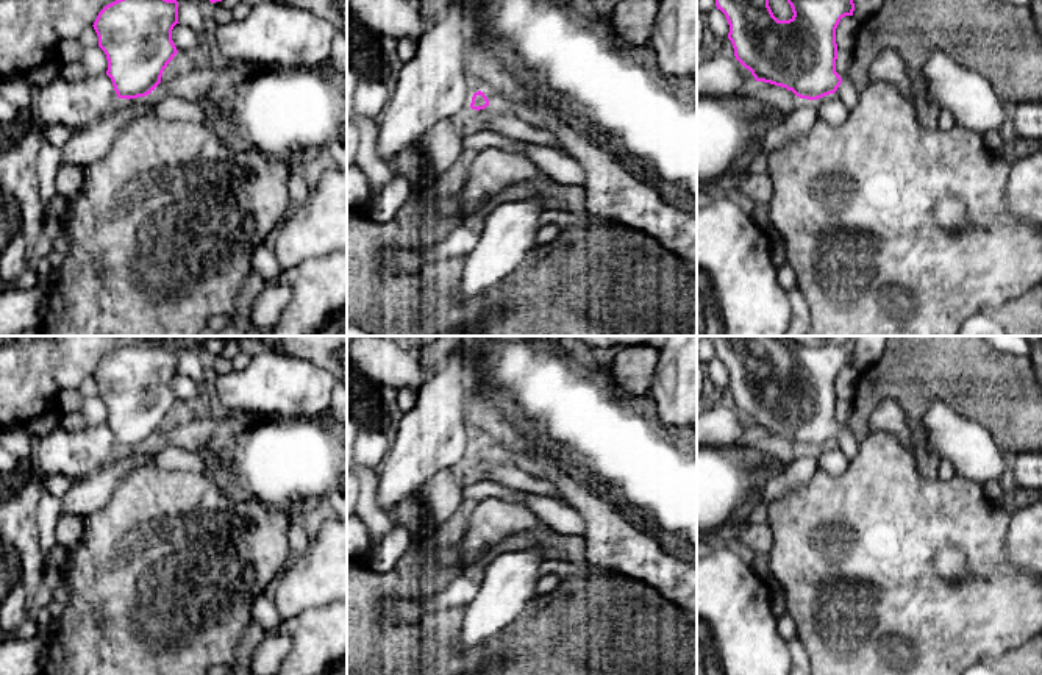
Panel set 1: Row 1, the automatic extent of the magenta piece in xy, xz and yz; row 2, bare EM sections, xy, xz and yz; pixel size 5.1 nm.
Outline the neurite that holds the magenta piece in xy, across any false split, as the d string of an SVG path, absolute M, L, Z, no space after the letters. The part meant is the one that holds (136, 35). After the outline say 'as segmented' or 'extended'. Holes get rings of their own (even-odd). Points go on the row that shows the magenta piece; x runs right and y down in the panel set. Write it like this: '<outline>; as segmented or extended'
M116 0L98 12L92 27L108 59L106 75L119 98L145 97L158 88L164 69L178 53L172 41L177 23L177 0Z; as segmented

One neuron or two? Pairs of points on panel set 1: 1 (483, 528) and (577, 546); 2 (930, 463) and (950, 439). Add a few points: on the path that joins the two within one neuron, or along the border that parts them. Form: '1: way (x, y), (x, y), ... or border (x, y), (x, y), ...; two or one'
1: border (542, 524), (511, 535), (486, 552); two
2: border (927, 444), (938, 461); two

